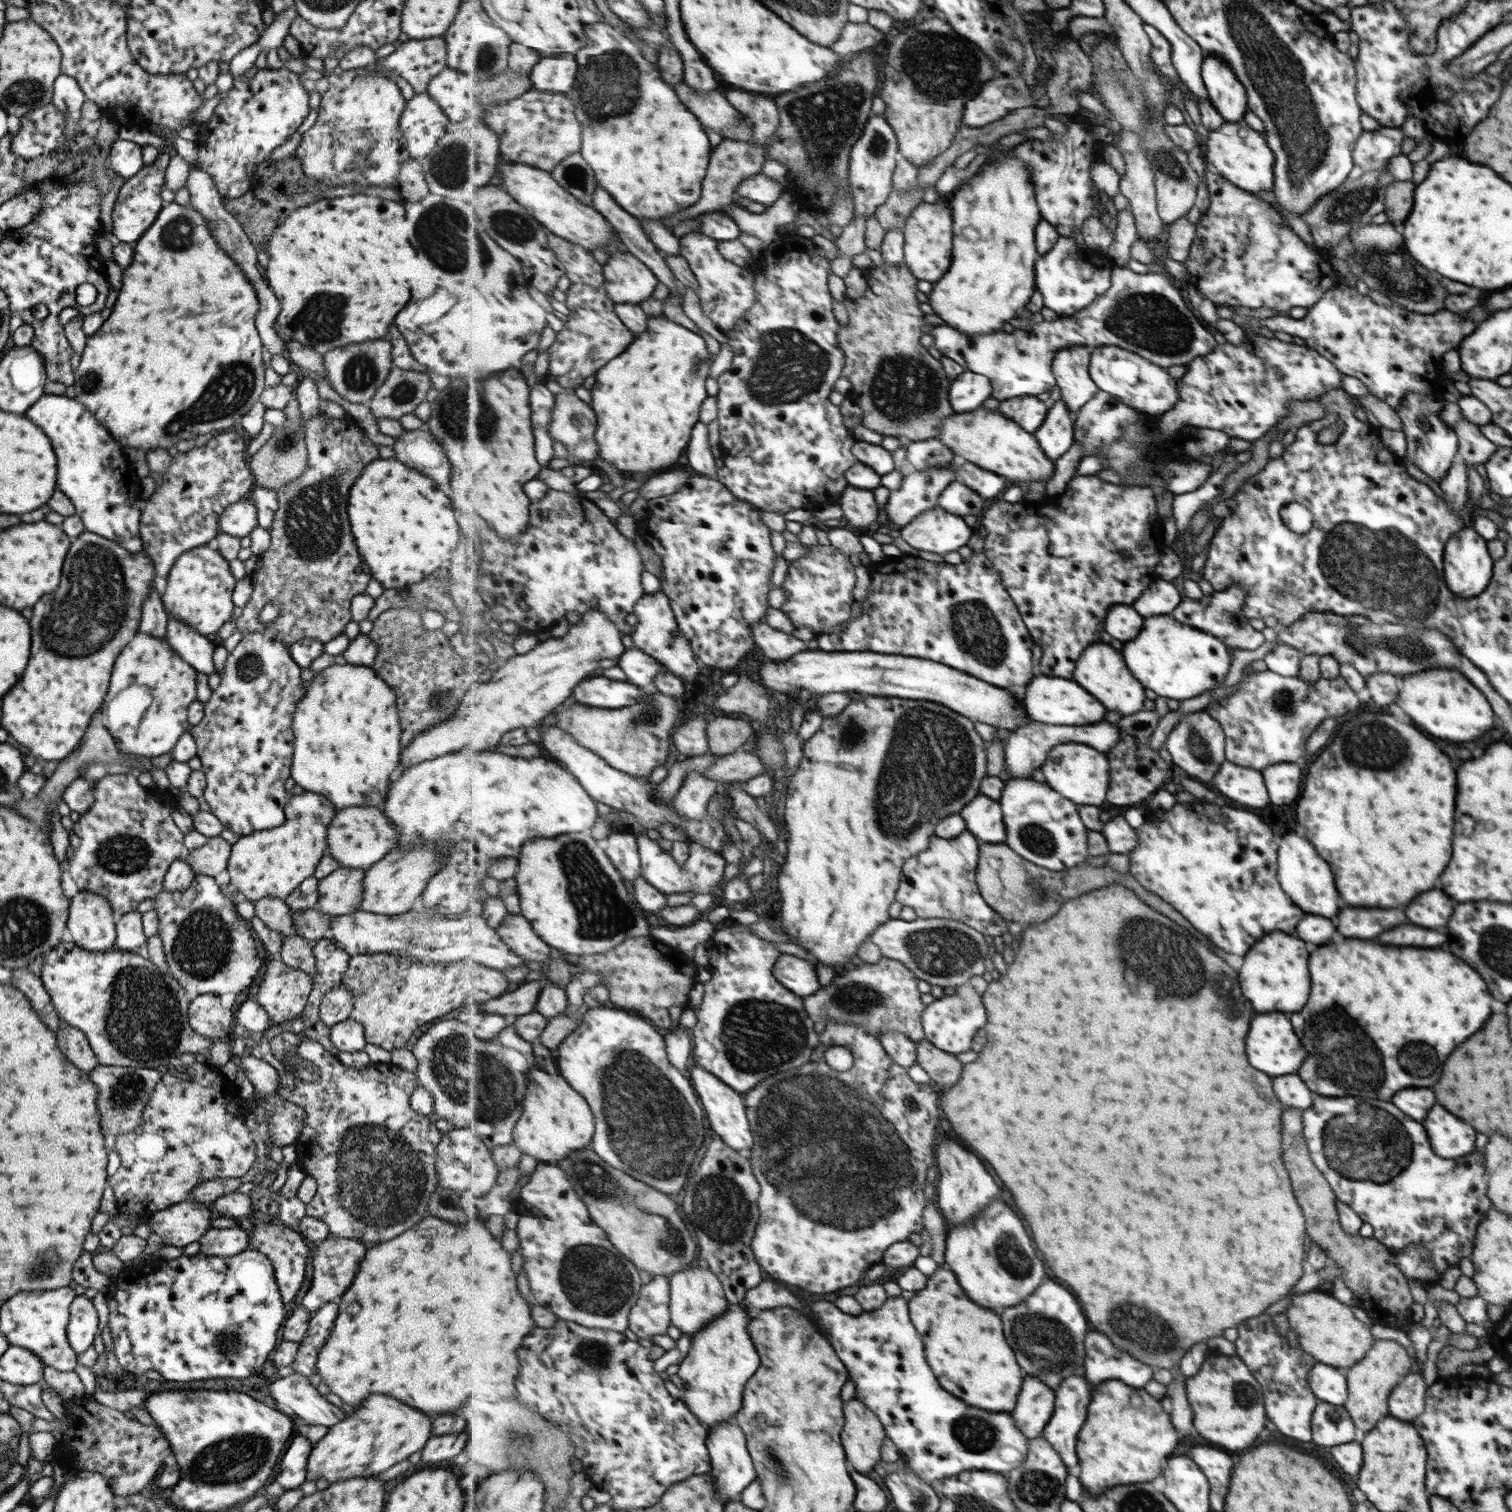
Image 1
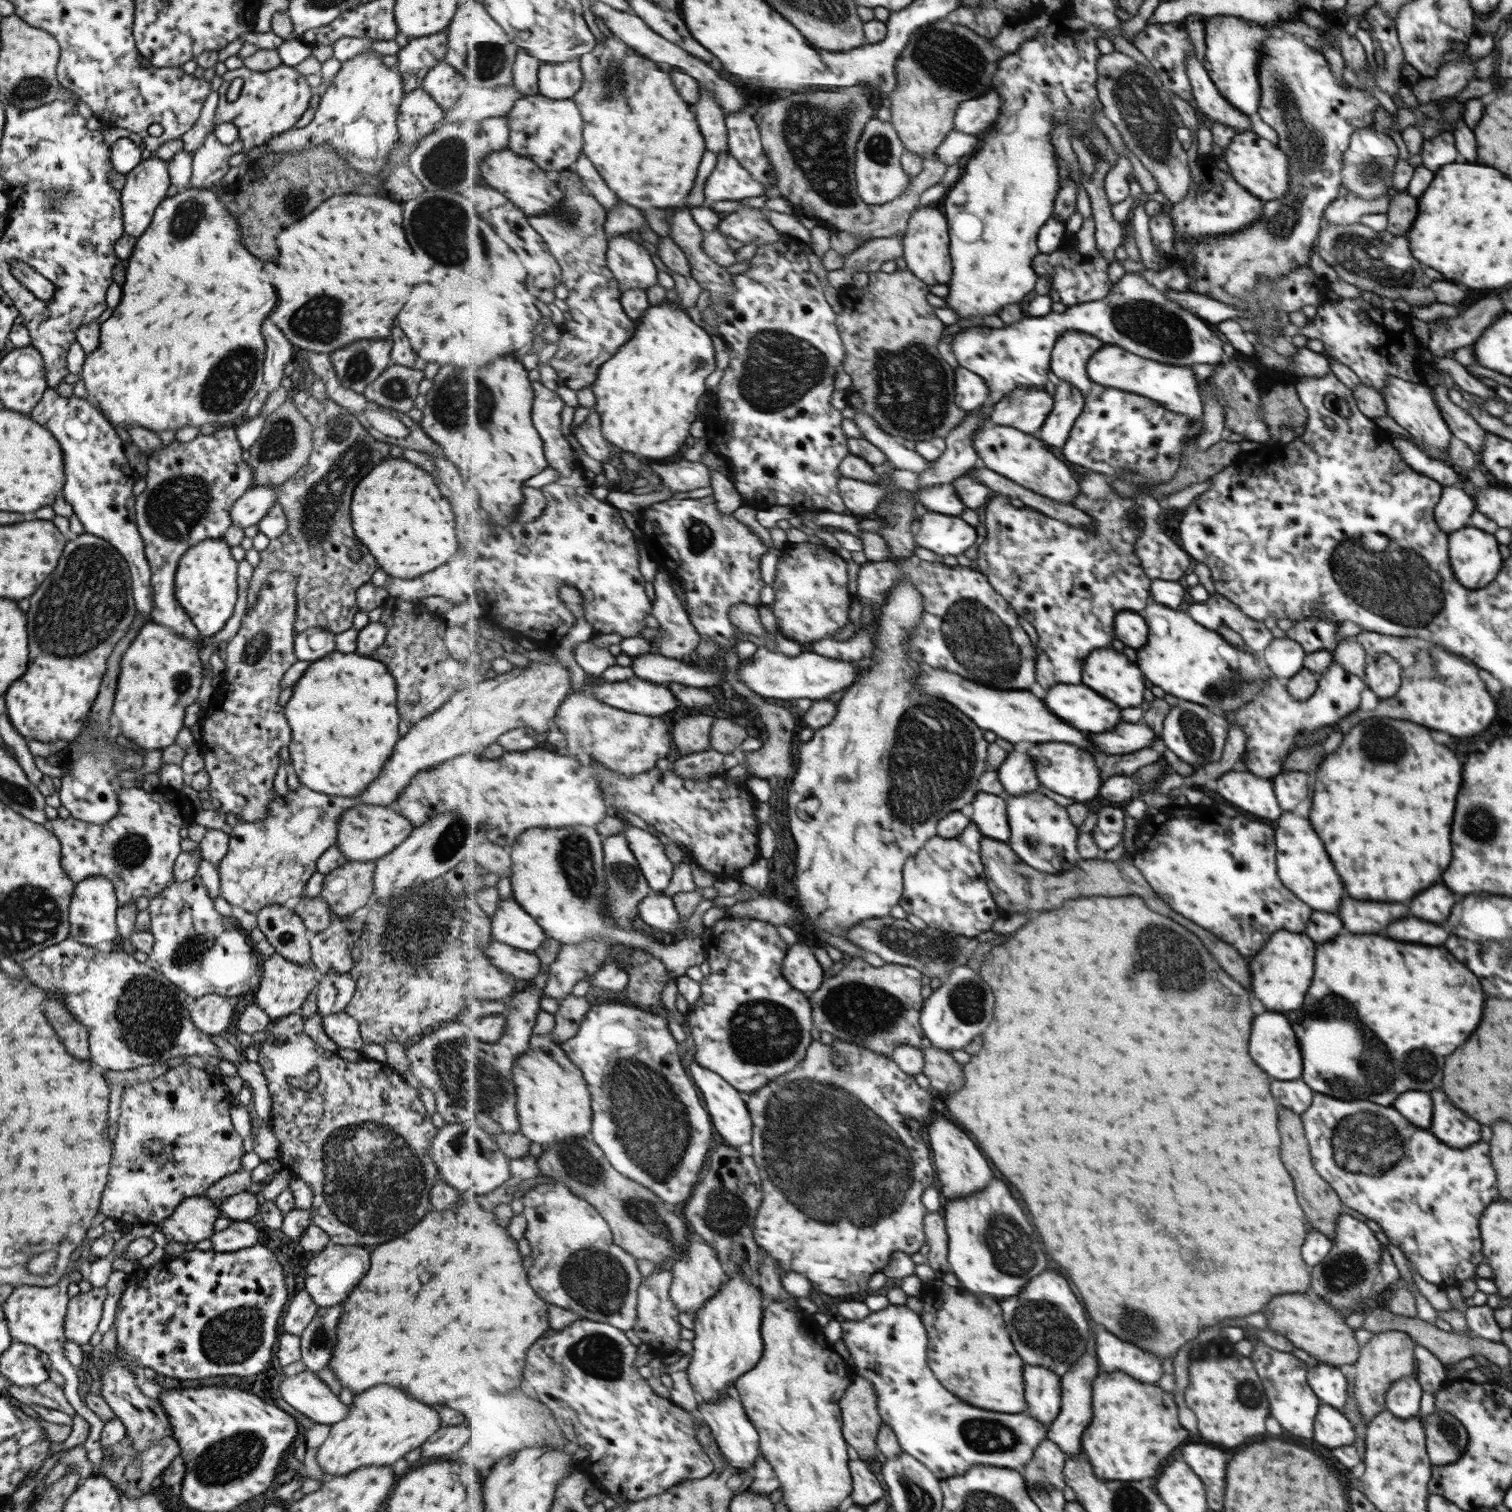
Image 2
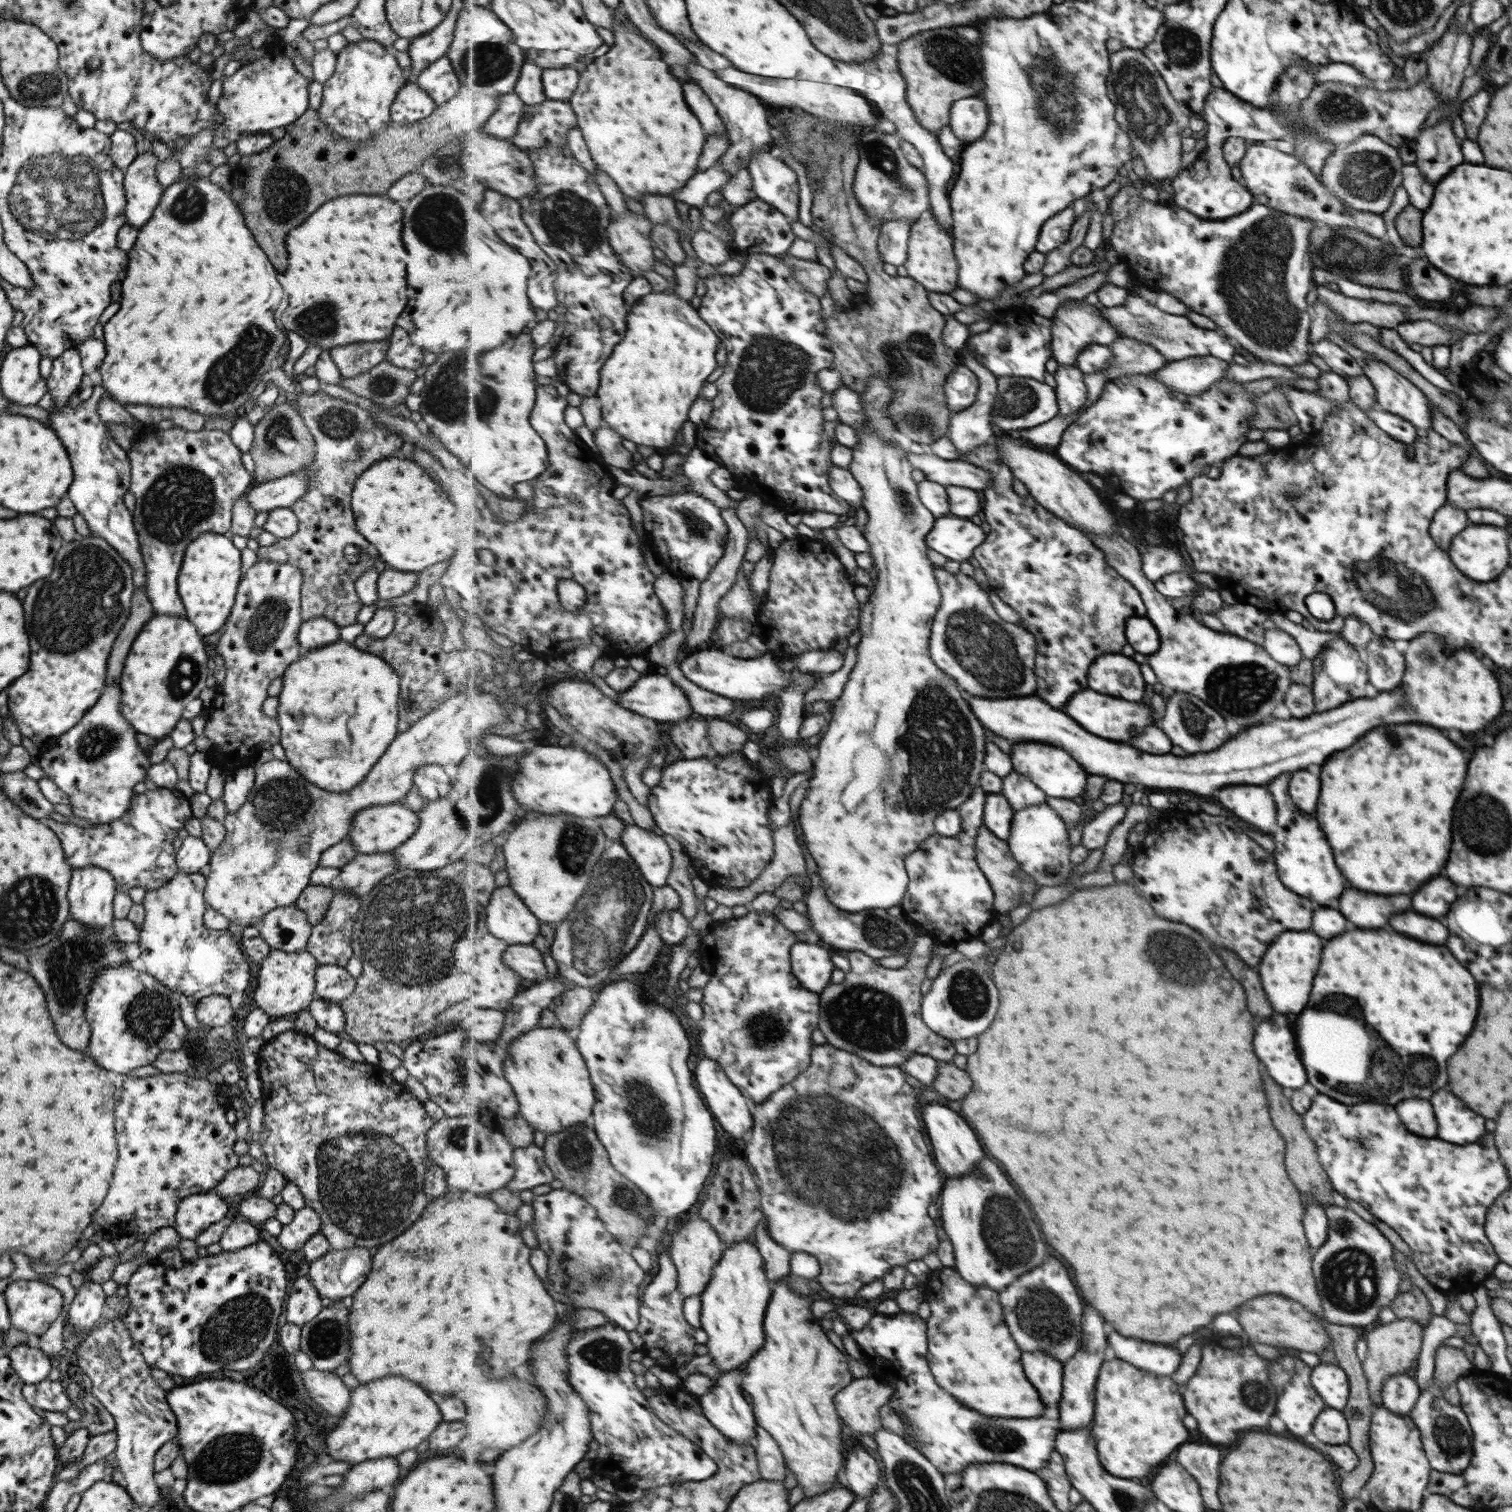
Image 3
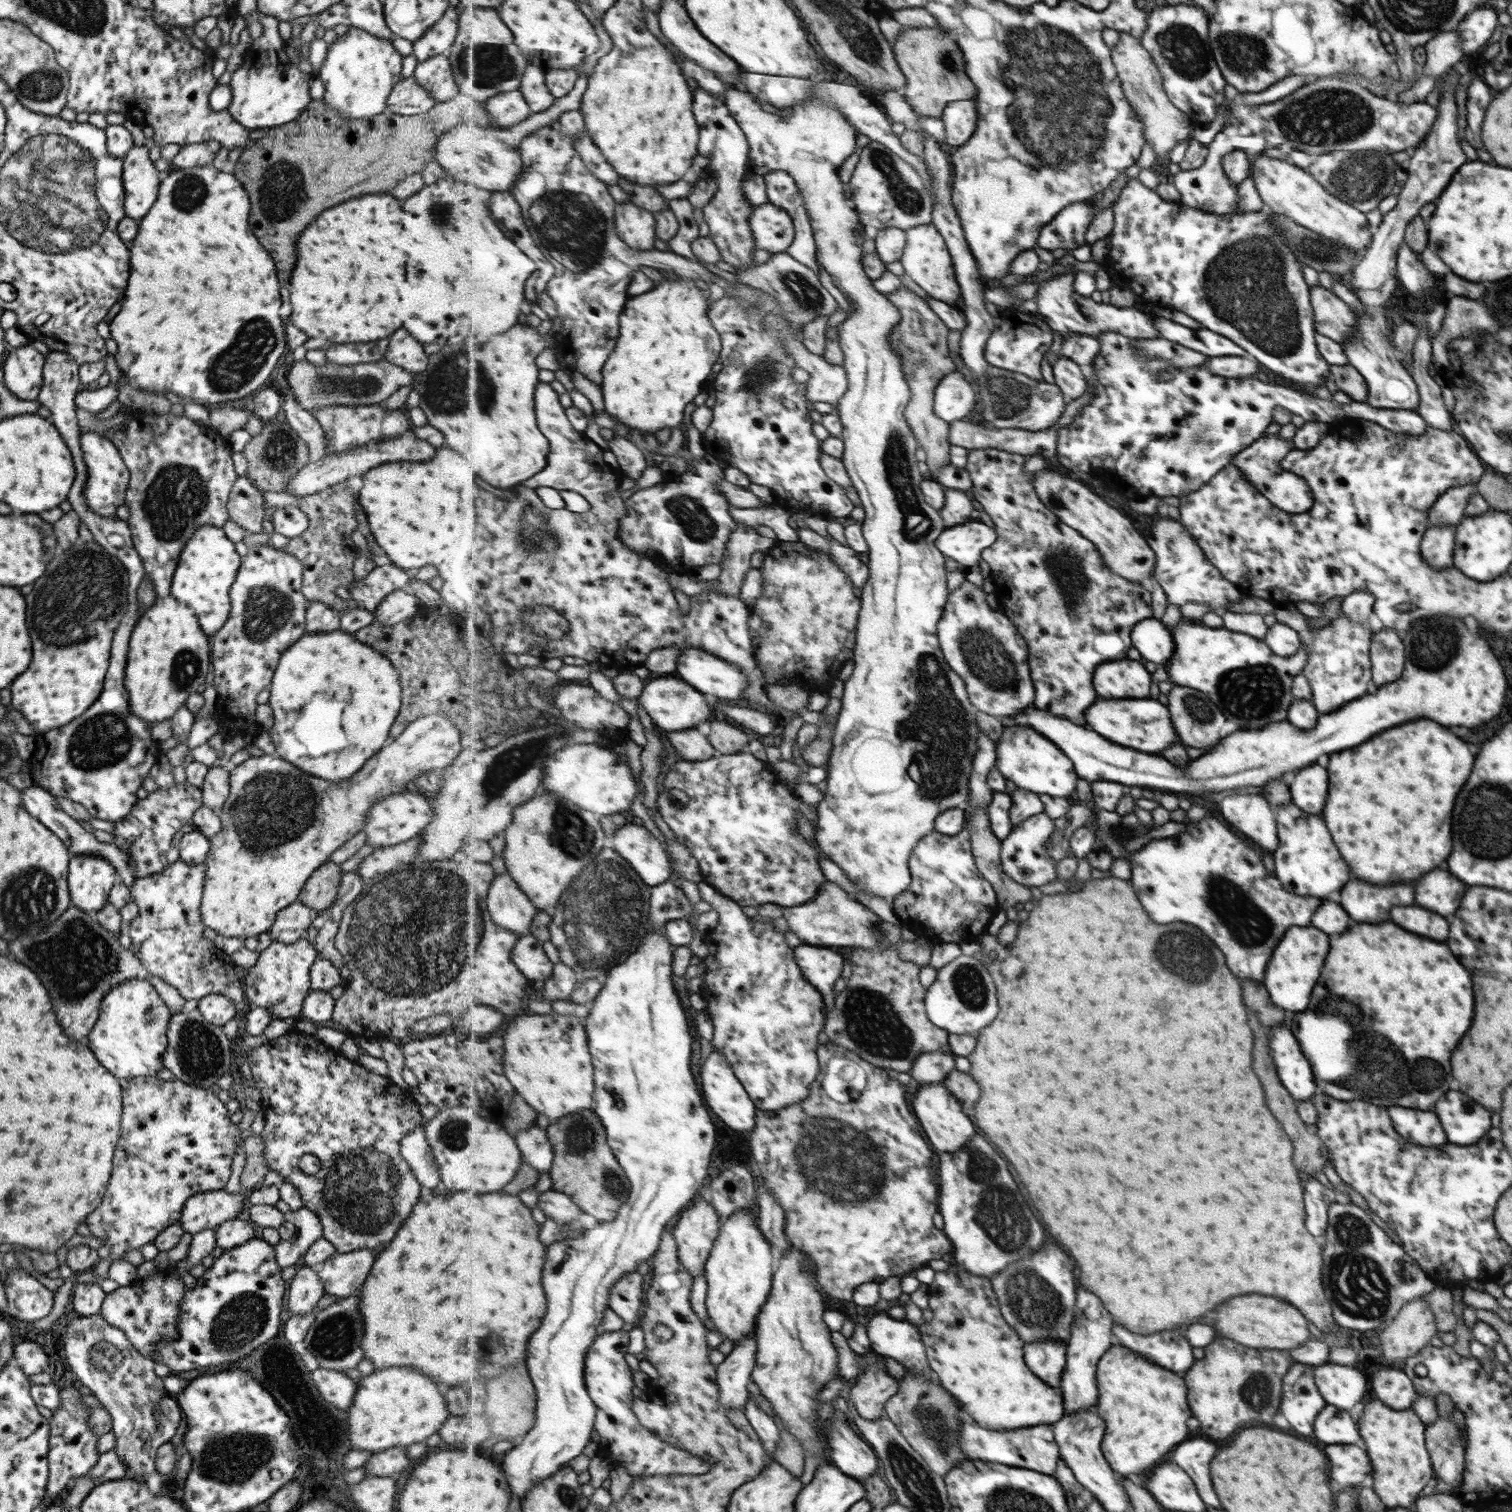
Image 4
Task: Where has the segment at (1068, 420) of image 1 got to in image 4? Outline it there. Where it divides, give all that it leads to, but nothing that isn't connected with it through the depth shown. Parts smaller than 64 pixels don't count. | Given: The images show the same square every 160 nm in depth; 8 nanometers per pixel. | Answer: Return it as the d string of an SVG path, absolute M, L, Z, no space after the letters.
M1059 356L1052 368L1055 381L1068 400L1079 398L1087 392L1087 382L1078 362L1069 357Z

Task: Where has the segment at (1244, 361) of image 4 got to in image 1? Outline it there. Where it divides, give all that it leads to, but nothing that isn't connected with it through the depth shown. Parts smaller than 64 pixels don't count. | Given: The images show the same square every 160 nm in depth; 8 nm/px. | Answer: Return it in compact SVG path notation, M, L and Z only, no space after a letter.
M1109 345L1095 348L1090 373L1100 390L1111 393L1120 401L1127 403L1134 411L1146 415L1158 416L1166 413L1173 409L1176 402L1180 400L1176 379L1171 378L1163 367L1120 346Z

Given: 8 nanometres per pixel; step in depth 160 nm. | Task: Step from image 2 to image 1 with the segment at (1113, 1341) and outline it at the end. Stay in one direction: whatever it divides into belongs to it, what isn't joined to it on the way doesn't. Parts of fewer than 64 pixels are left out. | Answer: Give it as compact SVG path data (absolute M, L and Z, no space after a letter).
M1091 1332L1087 1334L1087 1360L1083 1366L1084 1373L1089 1382L1094 1385L1107 1381L1120 1380L1126 1382L1129 1386L1141 1389L1149 1380L1151 1380L1151 1369L1146 1363L1139 1362L1130 1352L1123 1352L1117 1348L1111 1338L1103 1332Z

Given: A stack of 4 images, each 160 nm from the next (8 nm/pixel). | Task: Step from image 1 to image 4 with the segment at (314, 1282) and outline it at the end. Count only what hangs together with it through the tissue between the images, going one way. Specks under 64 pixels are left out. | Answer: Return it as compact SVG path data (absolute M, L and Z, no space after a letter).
M371 1249L333 1253L316 1267L325 1293L336 1298L360 1296L360 1288L371 1270L375 1256Z

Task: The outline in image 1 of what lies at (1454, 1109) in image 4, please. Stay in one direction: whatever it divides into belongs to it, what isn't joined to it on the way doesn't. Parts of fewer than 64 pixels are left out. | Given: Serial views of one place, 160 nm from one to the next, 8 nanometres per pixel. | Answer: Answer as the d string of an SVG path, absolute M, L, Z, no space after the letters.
M1435 1106L1435 1110L1427 1114L1423 1126L1427 1126L1431 1146L1435 1146L1435 1154L1441 1158L1457 1158L1473 1150L1475 1130L1441 1106Z

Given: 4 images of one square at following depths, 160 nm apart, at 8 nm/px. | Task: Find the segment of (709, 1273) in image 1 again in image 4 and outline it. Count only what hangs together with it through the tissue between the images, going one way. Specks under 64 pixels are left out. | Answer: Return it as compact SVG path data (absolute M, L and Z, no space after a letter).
M698 1199L680 1214L672 1230L679 1247L679 1258L694 1276L705 1273L714 1250L714 1242L722 1232L722 1220L714 1204Z

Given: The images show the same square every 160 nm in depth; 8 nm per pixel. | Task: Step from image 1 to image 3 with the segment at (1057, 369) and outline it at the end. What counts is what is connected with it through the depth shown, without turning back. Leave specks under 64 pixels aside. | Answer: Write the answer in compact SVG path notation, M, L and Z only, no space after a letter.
M1084 299L1066 300L1057 309L1051 320L1051 350L1052 357L1059 365L1073 365L1078 361L1078 356L1092 344L1112 345L1119 339L1118 328L1104 317L1102 308L1087 304Z

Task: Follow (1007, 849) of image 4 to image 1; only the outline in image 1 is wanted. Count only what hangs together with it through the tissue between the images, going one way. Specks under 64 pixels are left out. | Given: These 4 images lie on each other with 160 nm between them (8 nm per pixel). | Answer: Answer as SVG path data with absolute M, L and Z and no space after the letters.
M1008 777L1000 802L1007 827L1006 843L1023 858L1049 870L1064 871L1085 864L1090 857L1089 829L1083 822L1079 804L1059 794L1046 780L1039 783L1032 778Z

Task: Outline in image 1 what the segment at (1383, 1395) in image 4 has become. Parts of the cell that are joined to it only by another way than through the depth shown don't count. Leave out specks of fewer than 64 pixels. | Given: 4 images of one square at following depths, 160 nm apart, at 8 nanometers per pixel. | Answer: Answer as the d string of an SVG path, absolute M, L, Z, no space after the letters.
M1407 1373L1389 1394L1389 1416L1409 1423L1423 1412L1425 1383L1421 1373Z

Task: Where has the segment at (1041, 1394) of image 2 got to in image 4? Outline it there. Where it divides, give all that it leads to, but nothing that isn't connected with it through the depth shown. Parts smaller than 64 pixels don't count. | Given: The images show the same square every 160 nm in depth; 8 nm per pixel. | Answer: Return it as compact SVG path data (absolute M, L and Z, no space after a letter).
M1058 1338L1027 1342L1025 1358L1031 1370L1047 1384L1062 1390L1063 1373L1066 1372L1068 1345Z

